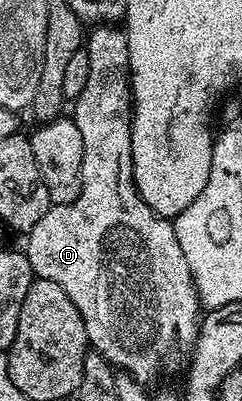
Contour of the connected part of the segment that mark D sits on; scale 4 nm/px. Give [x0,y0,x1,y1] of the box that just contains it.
[24,26,200,385]

